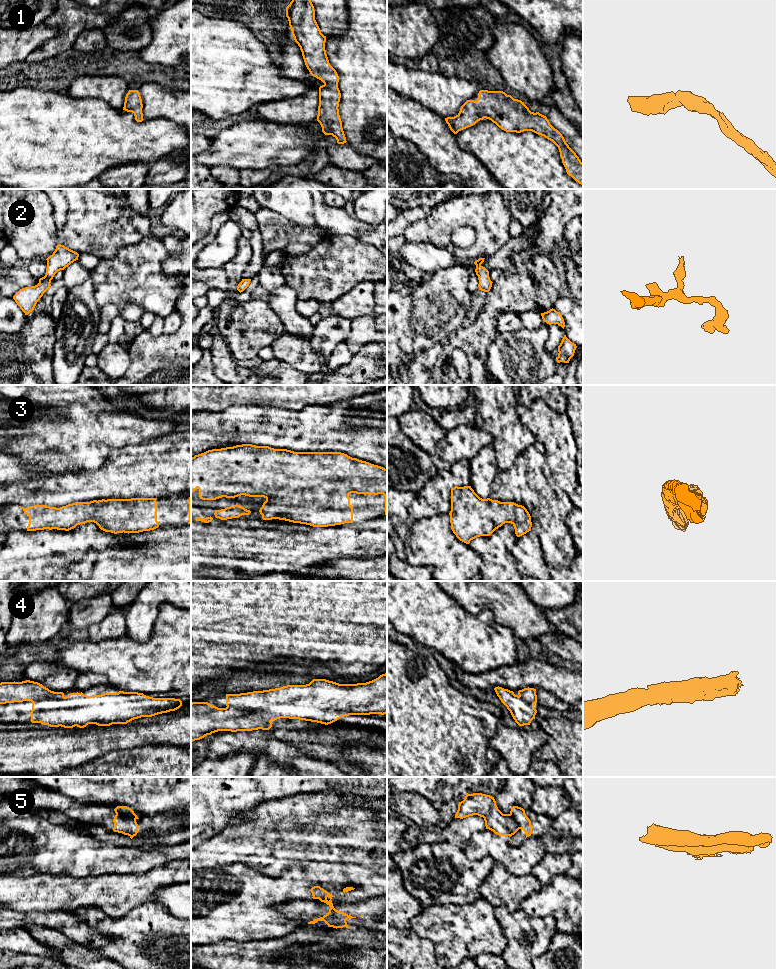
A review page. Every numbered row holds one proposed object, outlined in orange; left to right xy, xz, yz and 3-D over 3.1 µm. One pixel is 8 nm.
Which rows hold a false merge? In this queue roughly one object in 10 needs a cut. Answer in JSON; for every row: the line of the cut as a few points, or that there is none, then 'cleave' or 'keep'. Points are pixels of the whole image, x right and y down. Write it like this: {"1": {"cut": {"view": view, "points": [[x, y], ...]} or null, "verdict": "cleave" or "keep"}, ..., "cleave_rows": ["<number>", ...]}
{"1": {"cut": null, "verdict": "keep"}, "2": {"cut": null, "verdict": "keep"}, "3": {"cut": null, "verdict": "keep"}, "4": {"cut": null, "verdict": "keep"}, "5": {"cut": {"view": "yz", "points": [[509, 814], [517, 826], [517, 830], [513, 834]]}, "verdict": "cleave"}, "cleave_rows": ["5"]}

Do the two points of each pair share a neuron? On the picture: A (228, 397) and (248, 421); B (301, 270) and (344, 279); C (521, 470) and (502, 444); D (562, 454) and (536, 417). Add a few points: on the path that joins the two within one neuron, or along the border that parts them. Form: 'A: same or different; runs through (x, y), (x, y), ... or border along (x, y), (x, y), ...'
A: different; border along (259, 405), (232, 405), (220, 411), (212, 411)
B: same; runs through (312, 274), (333, 274)
C: different; border along (531, 445), (517, 456), (509, 469), (499, 471)
D: same; runs through (560, 445), (559, 440), (545, 426)

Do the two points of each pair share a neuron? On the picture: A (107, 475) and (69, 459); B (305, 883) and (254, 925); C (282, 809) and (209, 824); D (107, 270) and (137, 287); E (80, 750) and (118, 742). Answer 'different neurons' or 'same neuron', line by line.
A: different neurons
B: same neuron
C: different neurons
D: same neuron
E: same neuron

